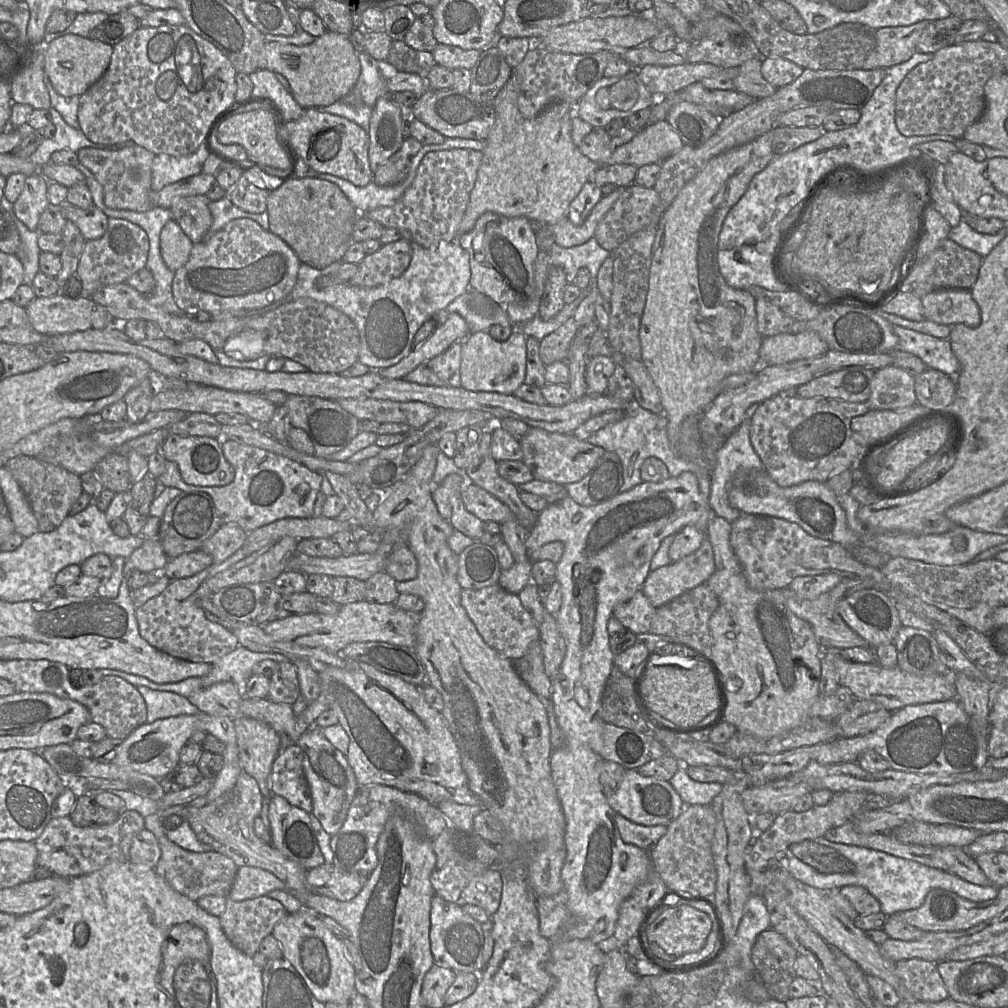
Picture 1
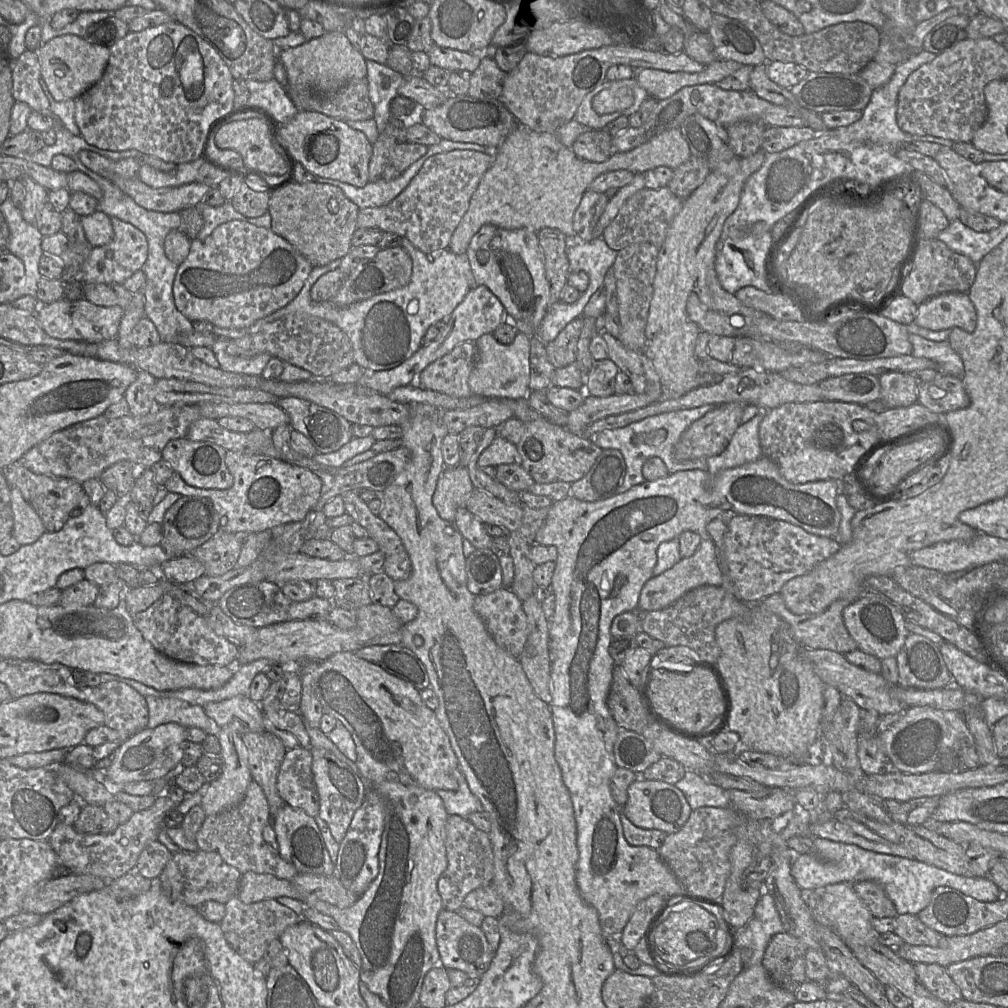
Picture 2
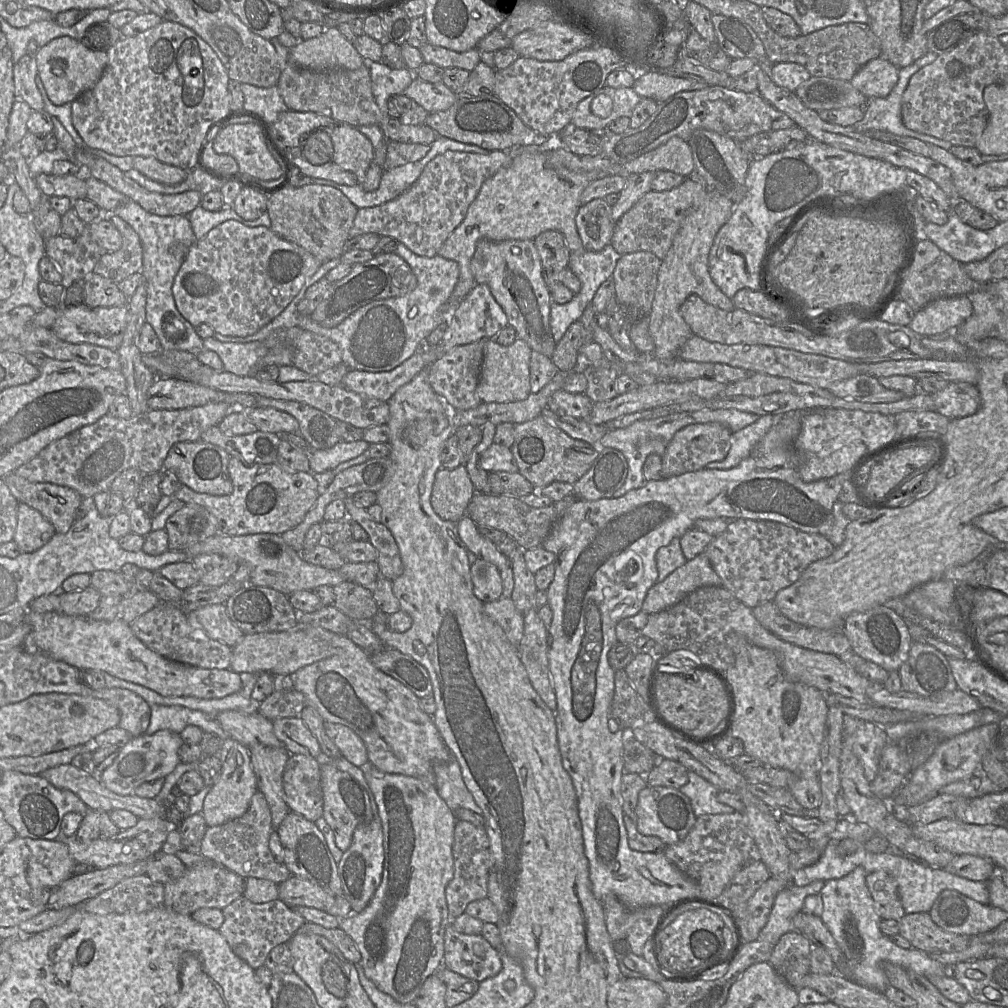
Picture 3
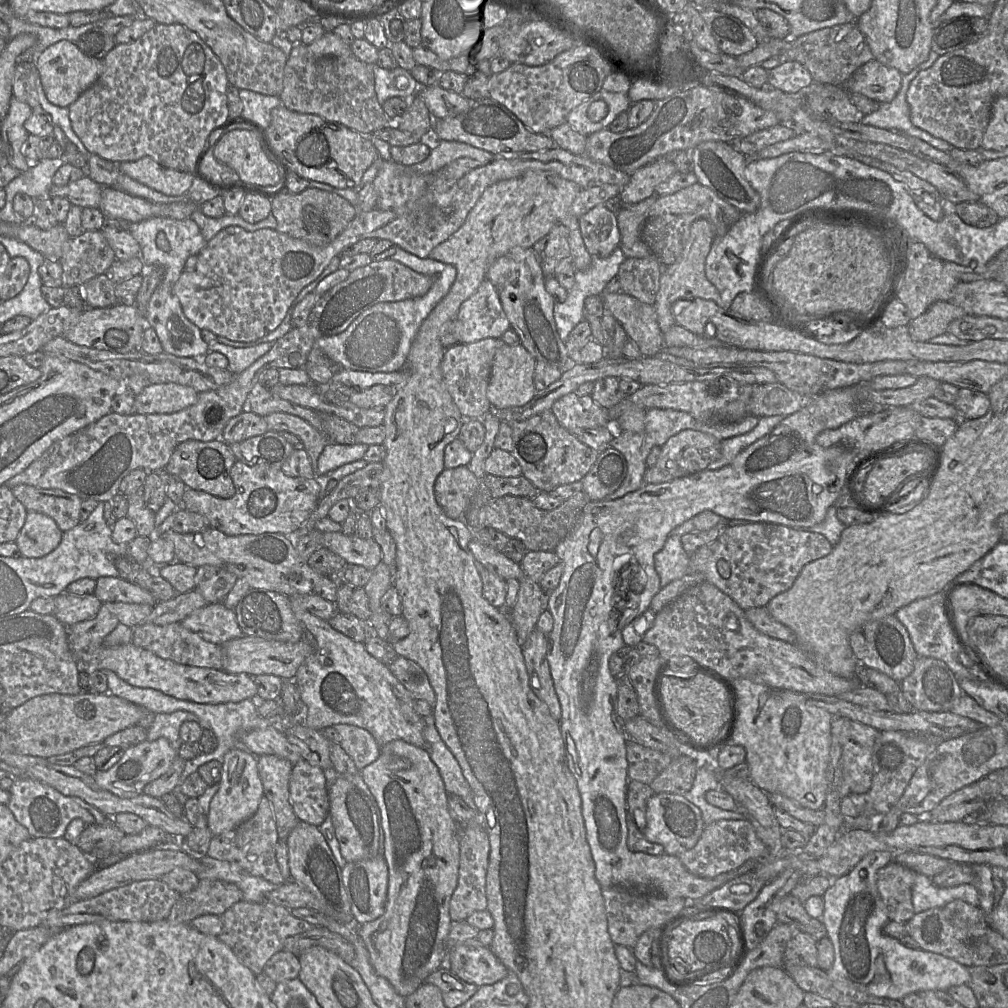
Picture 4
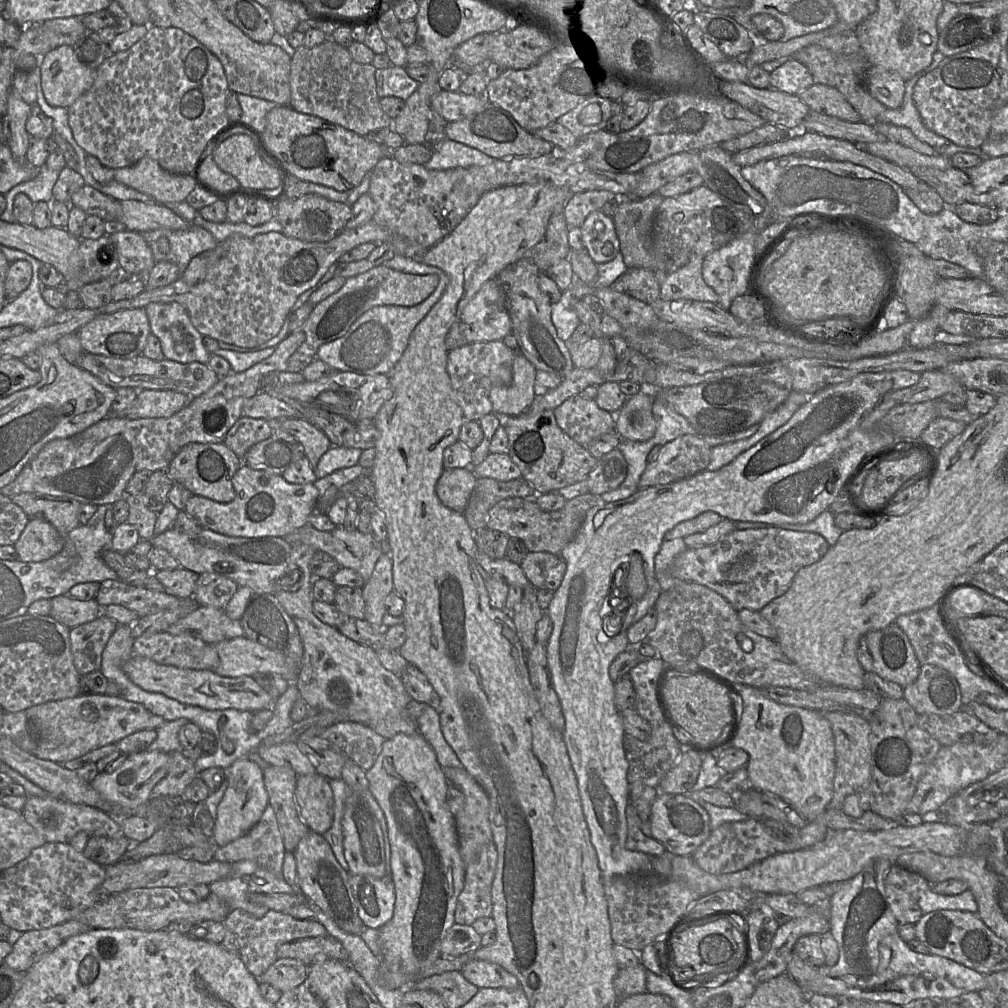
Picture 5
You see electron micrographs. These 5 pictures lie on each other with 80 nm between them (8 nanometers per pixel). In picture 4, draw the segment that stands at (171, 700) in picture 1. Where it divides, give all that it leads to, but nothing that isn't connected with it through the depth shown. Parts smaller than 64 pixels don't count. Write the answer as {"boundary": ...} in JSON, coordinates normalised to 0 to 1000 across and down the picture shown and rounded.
{"boundary":[[[175,705],[169,708],[156,707],[153,709],[151,719],[146,724],[146,734],[153,735],[159,731],[167,734],[171,742],[176,746],[181,740],[179,733],[179,721],[184,716],[196,716],[196,712],[185,705]]]}

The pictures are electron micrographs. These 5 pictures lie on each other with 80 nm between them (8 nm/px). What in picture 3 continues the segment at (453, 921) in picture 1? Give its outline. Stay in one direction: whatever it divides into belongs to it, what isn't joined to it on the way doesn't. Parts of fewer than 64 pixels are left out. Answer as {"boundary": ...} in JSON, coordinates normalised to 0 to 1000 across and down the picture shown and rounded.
{"boundary":[[[446,916],[440,928],[438,959],[476,975],[497,963],[497,942],[489,940],[477,927],[456,926]]]}

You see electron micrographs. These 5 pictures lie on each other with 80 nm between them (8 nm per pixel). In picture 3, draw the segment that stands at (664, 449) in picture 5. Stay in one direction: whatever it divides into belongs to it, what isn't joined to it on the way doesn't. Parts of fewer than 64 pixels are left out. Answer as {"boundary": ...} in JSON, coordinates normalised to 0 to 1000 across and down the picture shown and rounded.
{"boundary":[[[694,420],[679,424],[665,437],[657,451],[657,475],[688,468],[709,457],[716,457],[724,446],[726,429],[713,420]]]}

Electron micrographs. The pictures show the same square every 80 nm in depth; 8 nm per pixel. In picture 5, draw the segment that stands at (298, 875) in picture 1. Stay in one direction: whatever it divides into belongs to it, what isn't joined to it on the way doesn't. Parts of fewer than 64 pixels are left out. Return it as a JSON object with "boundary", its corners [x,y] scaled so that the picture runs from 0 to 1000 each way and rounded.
{"boundary":[[[267,798],[253,819],[227,837],[216,840],[211,852],[227,856],[252,854],[261,862],[279,870],[283,845],[280,825],[273,805]]]}

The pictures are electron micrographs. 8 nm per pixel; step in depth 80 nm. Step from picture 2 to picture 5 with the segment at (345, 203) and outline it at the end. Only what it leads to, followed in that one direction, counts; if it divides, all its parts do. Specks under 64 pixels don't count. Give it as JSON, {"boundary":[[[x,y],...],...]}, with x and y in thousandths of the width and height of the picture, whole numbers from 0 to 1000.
{"boundary":[[[308,190],[294,197],[283,195],[272,205],[273,215],[280,223],[280,232],[303,240],[328,239],[349,215],[349,204]]]}

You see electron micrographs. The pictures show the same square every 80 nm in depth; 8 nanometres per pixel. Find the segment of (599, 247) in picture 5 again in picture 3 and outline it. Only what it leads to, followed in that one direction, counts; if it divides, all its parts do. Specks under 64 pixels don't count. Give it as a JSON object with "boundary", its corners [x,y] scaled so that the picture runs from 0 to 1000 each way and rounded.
{"boundary":[[[589,197],[573,206],[570,222],[581,249],[594,250],[605,242],[610,221],[600,197]]]}

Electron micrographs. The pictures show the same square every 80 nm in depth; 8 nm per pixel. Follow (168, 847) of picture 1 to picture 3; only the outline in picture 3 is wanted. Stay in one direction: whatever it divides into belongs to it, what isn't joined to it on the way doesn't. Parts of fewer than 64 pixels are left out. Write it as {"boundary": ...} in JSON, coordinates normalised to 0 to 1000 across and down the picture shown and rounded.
{"boundary":[[[204,856],[186,861],[176,873],[163,876],[163,899],[167,902],[189,909],[198,901],[221,902],[241,888],[243,873],[235,866],[216,856]]]}

